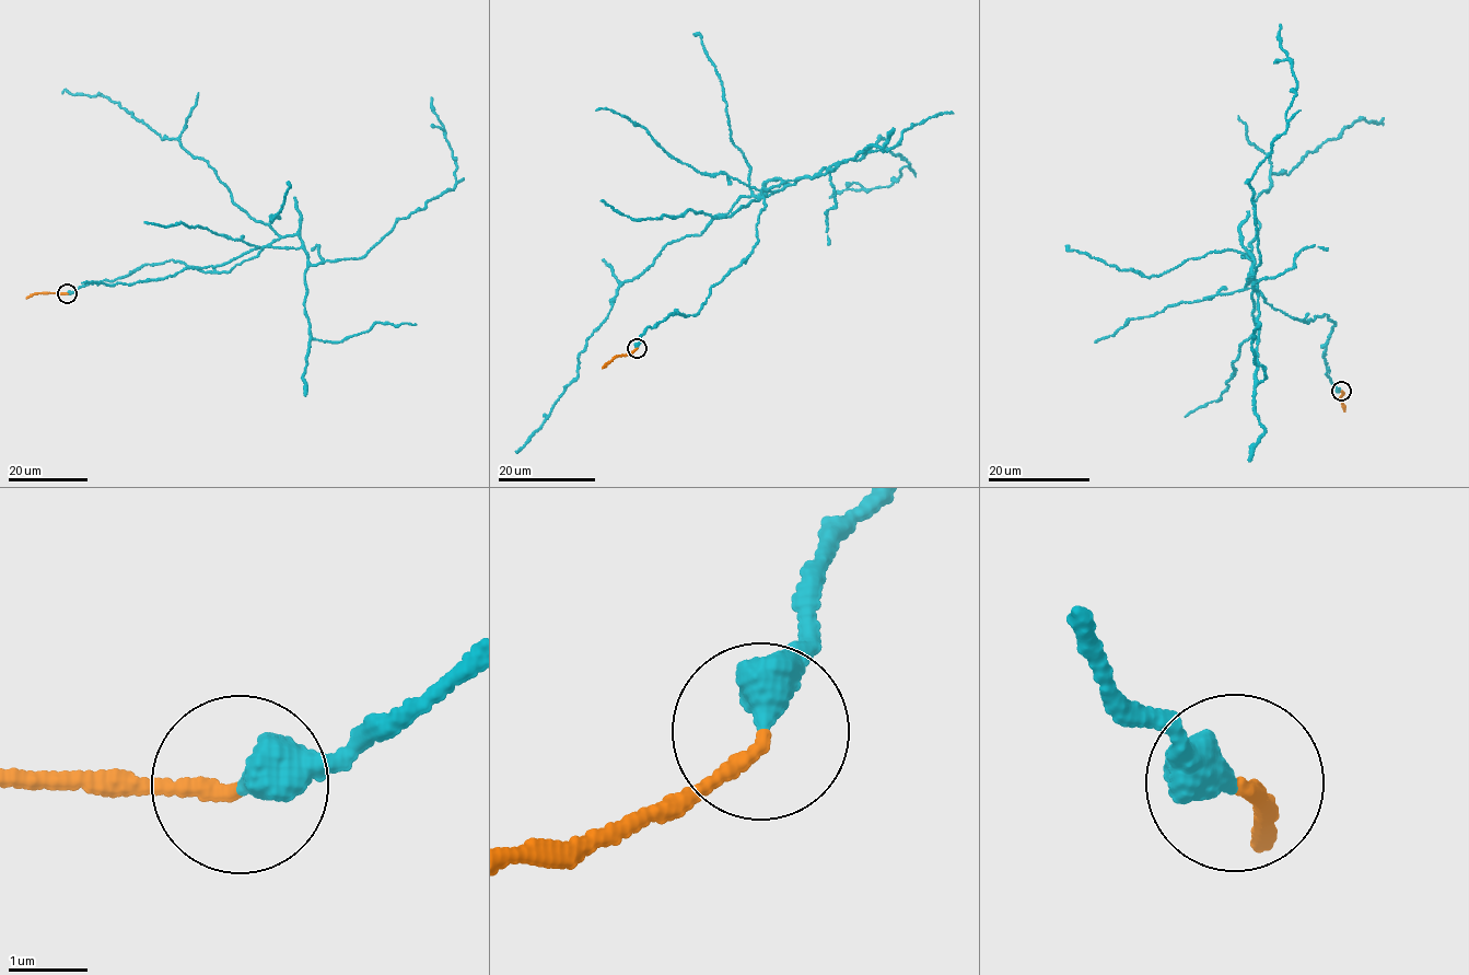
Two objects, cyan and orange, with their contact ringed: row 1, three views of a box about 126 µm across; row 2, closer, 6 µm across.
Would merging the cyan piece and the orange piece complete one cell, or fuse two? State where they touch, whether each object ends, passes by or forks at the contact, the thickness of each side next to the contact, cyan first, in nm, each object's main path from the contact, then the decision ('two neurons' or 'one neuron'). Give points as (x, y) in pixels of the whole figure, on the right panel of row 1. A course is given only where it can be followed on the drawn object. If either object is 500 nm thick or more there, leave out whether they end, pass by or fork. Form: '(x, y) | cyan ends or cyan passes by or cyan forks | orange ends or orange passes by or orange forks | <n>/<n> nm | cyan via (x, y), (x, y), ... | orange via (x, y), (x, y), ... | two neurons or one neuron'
(1341, 391) | 500/170 nm | cyan via (1341, 392), (1324, 356), (1336, 325), (1271, 308), (1248, 282), (1261, 262), (1249, 180), (1295, 95), (1281, 24) | orange via (1341, 392), (1339, 397), (1344, 411) | one neuron

